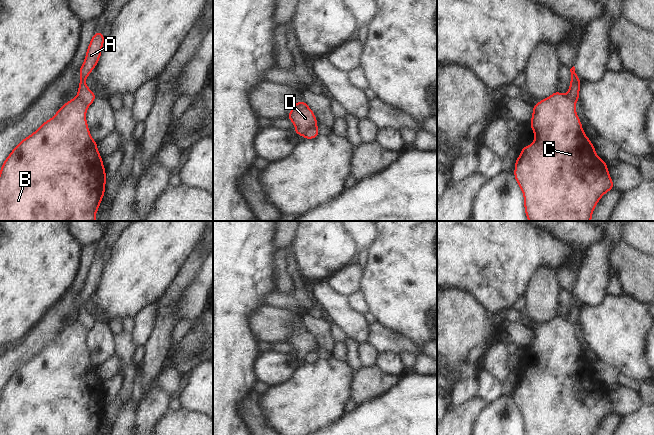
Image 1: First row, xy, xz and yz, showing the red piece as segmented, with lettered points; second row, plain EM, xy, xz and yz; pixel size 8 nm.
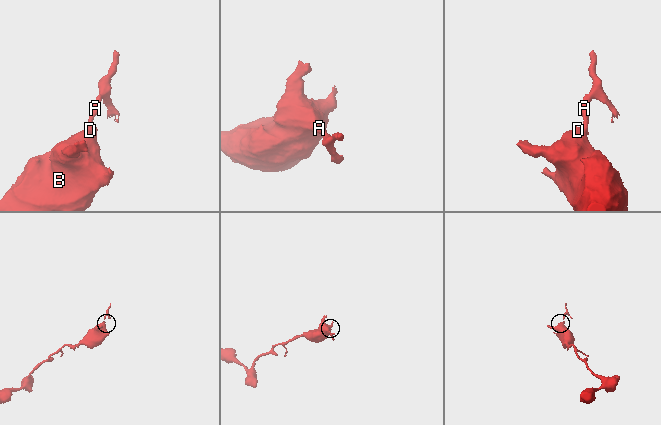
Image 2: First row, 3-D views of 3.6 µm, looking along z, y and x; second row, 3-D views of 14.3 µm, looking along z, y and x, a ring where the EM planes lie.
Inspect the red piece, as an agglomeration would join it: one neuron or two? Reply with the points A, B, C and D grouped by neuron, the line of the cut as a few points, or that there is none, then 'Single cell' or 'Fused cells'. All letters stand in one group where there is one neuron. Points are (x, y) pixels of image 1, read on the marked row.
Groups: A / B C D. Split along xz (316, 126), (309, 127), (302, 134). Fused cells

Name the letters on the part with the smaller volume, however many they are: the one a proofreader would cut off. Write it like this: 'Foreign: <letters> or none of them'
Foreign: A

